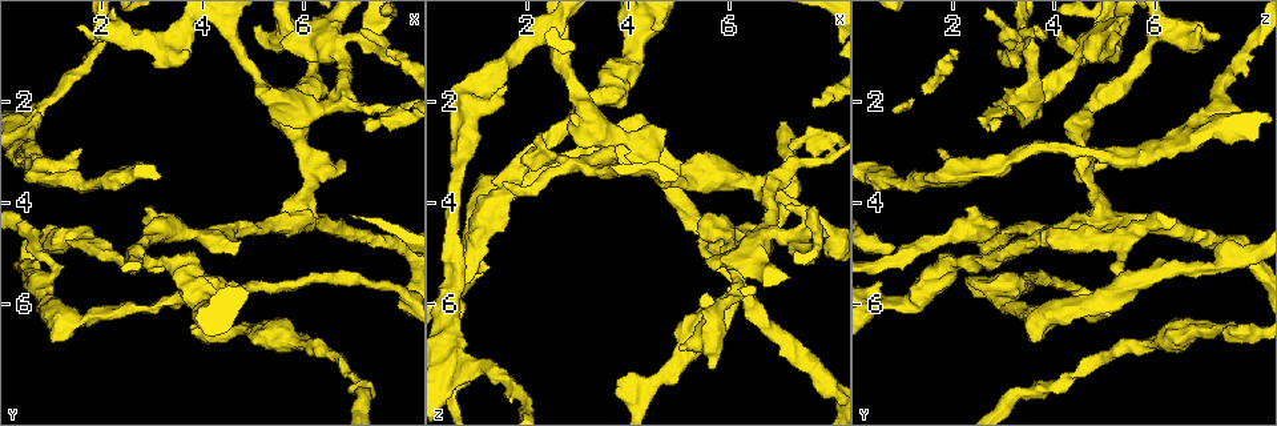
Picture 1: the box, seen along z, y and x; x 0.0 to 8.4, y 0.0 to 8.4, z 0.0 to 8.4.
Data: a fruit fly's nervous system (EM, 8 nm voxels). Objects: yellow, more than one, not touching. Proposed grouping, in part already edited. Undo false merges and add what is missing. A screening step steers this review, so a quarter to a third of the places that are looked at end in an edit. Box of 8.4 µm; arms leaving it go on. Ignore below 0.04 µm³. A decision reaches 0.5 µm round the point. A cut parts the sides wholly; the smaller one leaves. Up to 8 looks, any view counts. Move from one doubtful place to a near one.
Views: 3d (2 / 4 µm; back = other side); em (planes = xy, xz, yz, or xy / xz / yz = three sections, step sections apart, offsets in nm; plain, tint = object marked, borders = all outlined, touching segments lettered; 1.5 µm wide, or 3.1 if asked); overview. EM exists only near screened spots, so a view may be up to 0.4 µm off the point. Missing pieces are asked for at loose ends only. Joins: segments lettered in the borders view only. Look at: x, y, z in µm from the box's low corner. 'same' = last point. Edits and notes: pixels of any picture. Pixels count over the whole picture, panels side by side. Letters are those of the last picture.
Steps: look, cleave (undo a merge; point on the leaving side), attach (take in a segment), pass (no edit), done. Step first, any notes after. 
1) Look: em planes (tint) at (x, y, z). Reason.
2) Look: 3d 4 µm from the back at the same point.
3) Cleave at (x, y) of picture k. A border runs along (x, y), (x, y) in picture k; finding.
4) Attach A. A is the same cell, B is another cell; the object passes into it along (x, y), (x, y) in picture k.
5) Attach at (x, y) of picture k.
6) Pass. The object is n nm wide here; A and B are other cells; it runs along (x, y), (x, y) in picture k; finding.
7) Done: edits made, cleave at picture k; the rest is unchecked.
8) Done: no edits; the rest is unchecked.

Look: em planes (borders) at (4.75, 4.90, 2.60).

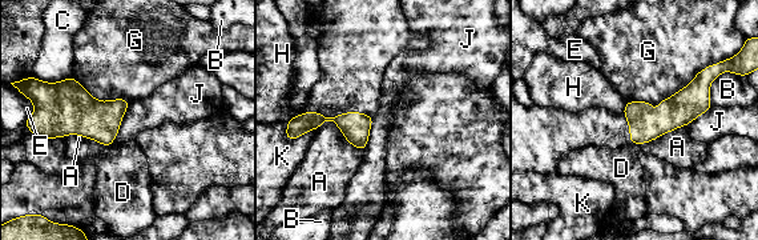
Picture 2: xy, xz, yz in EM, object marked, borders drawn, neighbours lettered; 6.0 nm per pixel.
Pass. A, B, C, D, E, G, H, J and K are other cells; a border runs along (130, 102), (116, 138) in picture 2; none of them fits.

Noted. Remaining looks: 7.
Look: 3d 4 µm from the back at (7.60, 2.10, 3.15). Sharp bend.

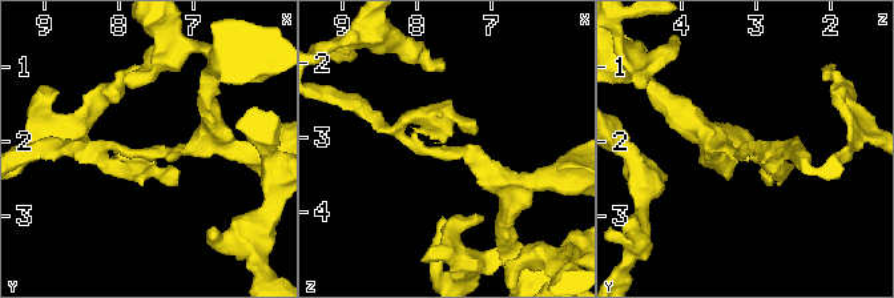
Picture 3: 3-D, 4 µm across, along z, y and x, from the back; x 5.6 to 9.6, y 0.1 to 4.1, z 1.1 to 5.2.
Look: em xy step 8 (tint) at (7.55, 2.10, 3.20).

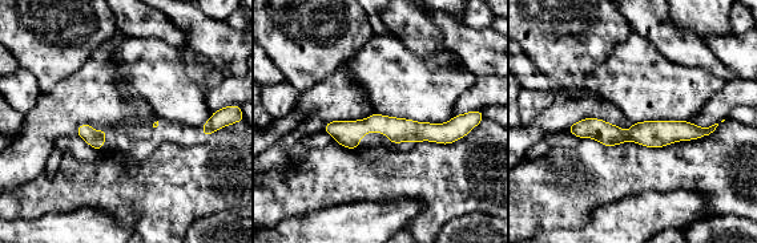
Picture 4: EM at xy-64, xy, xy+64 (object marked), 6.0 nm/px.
Look: em planes (borders) at the same point.

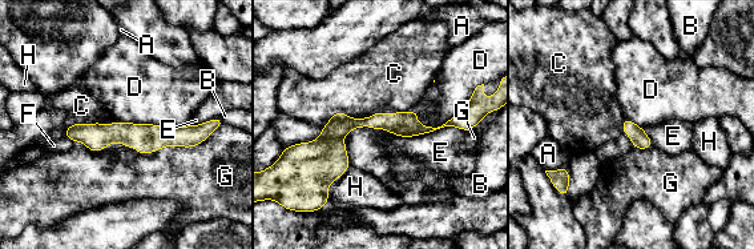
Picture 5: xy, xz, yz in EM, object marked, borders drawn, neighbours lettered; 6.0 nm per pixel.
Pass. A, B, C, D, E, F, G and H are other cells; a border runs along (478, 84), (440, 125), (416, 124) in picture 5; all the same cell.

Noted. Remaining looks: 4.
Look: em yz step 8 (tint) at (1.95, 0.60, 3.20). Free end.

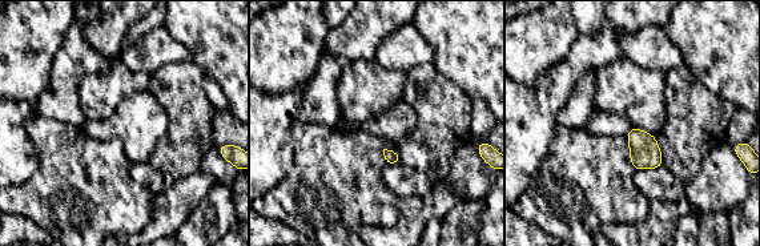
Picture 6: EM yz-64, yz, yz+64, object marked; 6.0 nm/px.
Look: em planes (borders) at the same point. Another direction.

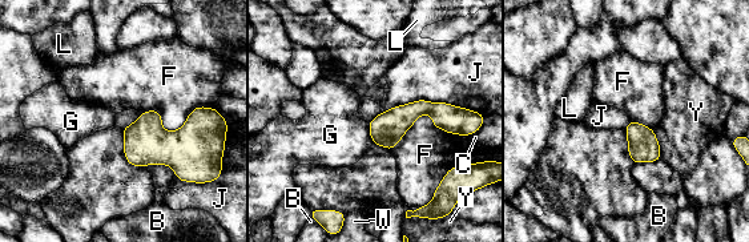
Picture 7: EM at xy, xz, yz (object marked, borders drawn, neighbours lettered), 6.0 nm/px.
Pass. B, C, F, G, J, L, W and Y are other cells; a border runs along (467, 134), (421, 115), (390, 150) in picture 7; none of them fits.

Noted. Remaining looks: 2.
Done: no edits; the rest is unchecked.

